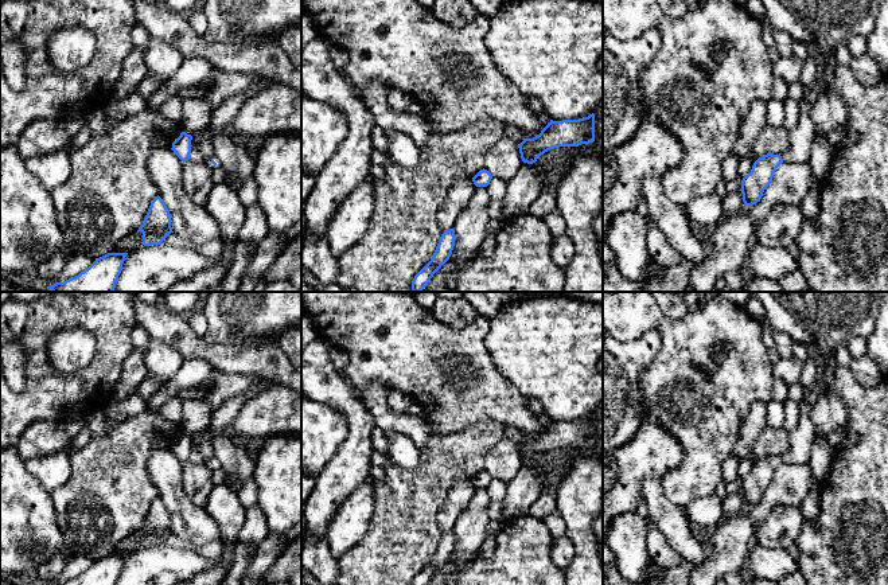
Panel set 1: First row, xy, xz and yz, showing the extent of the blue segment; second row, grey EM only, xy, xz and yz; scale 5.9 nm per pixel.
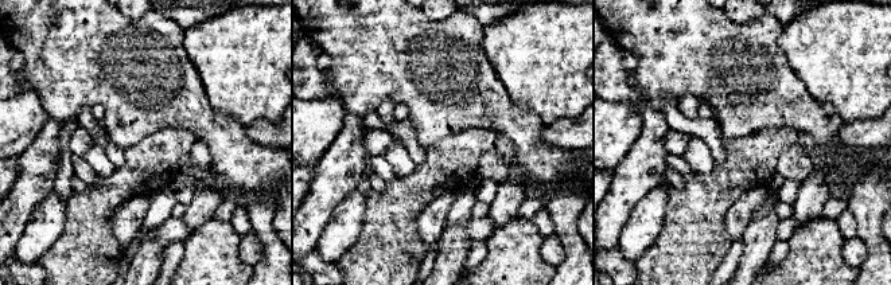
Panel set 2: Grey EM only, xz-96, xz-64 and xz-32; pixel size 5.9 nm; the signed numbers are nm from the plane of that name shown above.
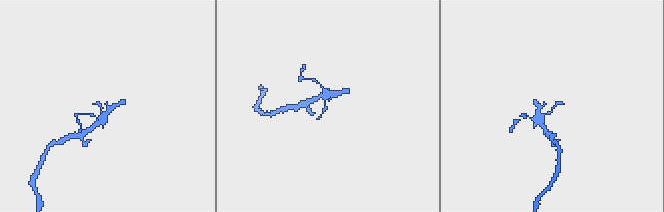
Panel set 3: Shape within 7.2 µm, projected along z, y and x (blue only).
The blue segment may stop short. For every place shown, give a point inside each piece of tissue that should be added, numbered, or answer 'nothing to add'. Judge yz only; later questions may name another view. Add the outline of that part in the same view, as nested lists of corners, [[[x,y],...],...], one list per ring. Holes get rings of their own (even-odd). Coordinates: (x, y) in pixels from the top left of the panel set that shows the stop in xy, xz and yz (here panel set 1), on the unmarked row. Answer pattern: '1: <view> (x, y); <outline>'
nothing to add

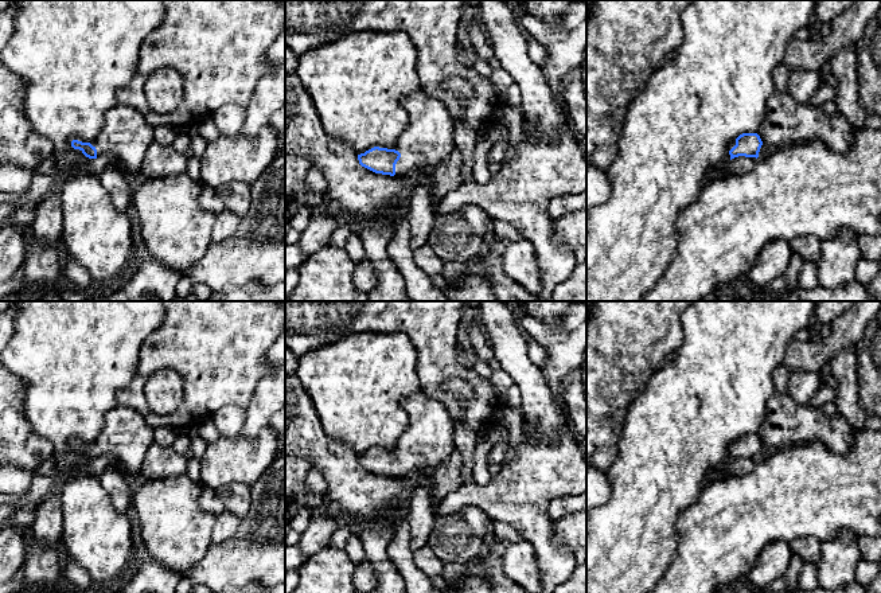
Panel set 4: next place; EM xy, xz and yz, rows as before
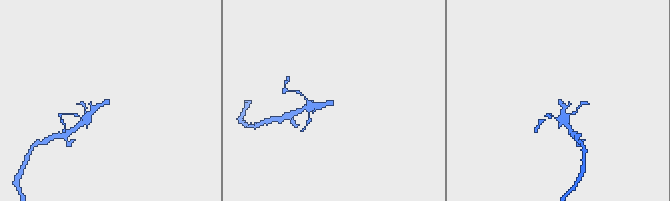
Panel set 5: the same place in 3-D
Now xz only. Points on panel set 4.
1: xz (428, 441); [[[422,390],[405,397],[402,406],[409,414],[409,425],[393,449],[401,454],[395,476],[402,477],[413,471],[433,473],[456,450],[455,425],[449,411]]]

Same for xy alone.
1: xy (125, 436); [[[116,405],[106,413],[104,428],[90,445],[97,450],[97,459],[112,456],[126,475],[140,475],[141,464],[152,444],[155,444],[155,429],[144,417],[129,406]]]

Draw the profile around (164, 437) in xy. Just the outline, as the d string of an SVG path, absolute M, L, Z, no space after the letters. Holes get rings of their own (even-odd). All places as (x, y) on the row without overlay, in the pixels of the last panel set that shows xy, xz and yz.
M167 426L156 428L155 429L155 444L163 448L171 448L179 433L180 432L174 428L167 428Z

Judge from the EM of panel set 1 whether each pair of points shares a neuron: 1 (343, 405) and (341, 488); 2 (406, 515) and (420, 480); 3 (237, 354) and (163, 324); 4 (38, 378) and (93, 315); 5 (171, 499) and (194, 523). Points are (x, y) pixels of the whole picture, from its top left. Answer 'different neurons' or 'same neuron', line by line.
1: same neuron
2: same neuron
3: same neuron
4: same neuron
5: same neuron

